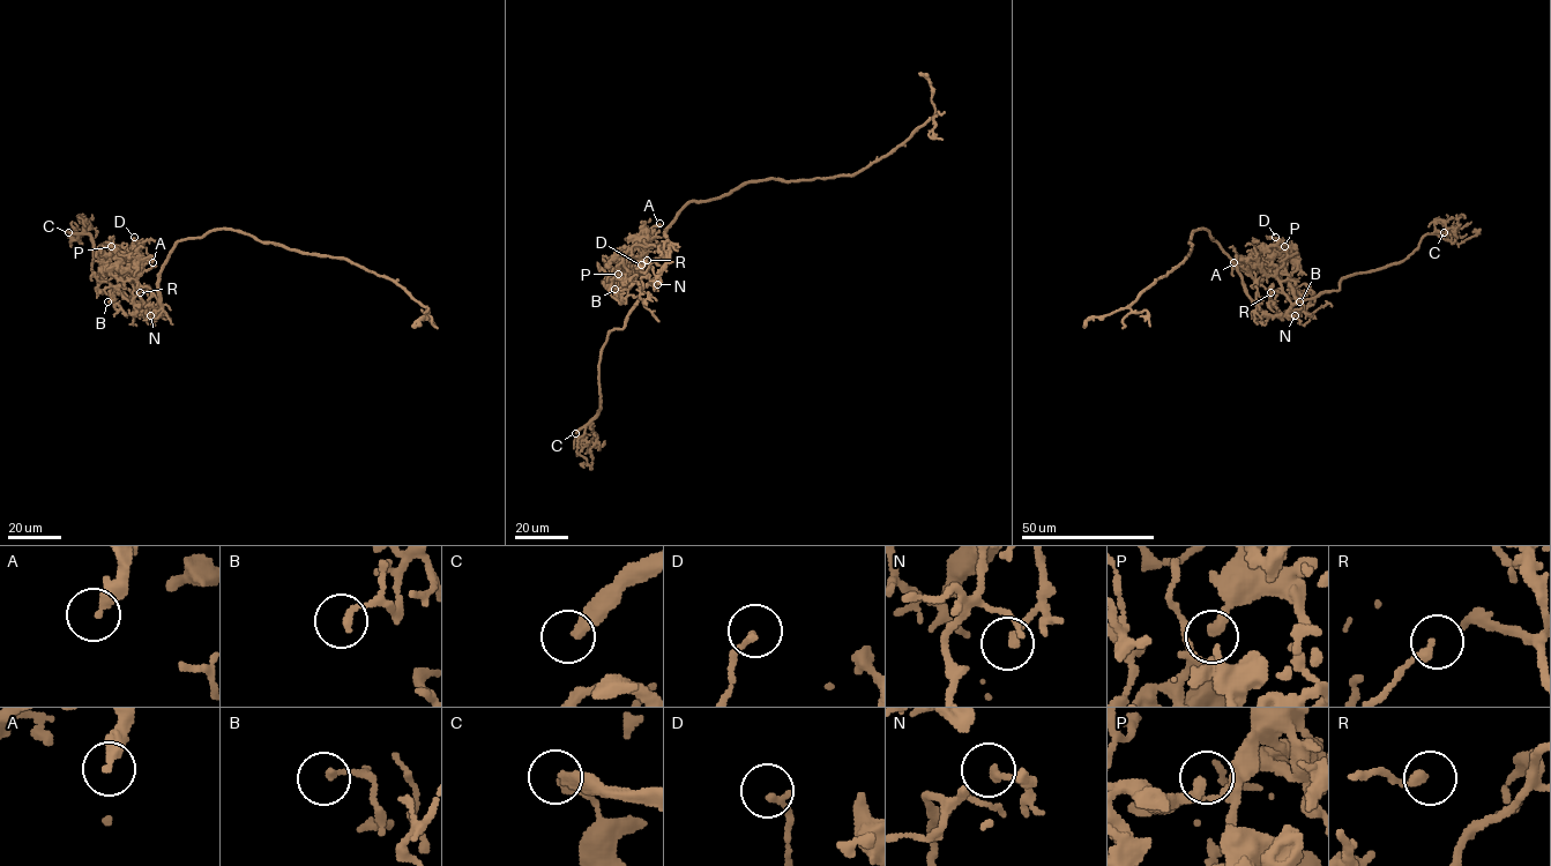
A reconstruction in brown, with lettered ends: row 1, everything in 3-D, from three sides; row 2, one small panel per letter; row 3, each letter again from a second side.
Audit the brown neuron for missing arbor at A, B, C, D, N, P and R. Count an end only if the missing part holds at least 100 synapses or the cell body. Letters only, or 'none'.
C

